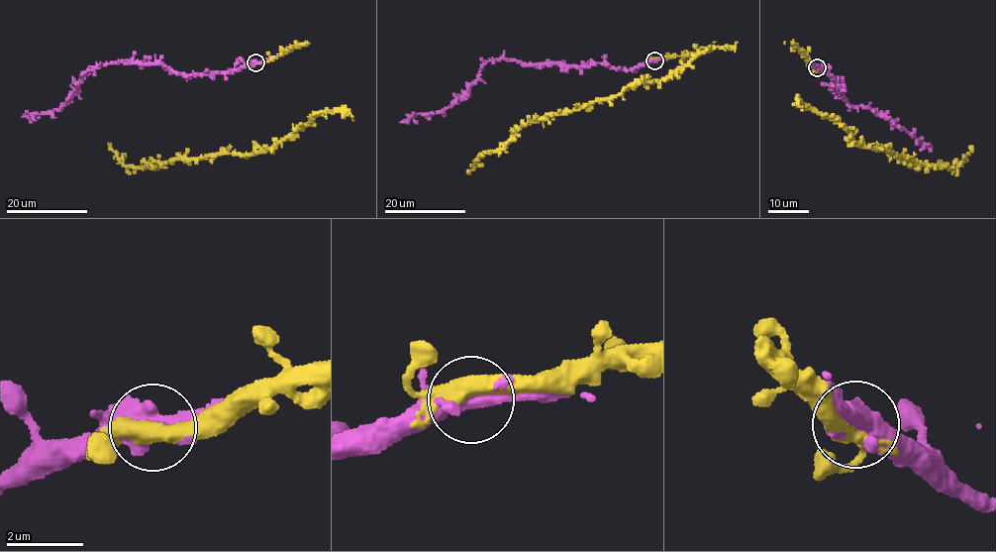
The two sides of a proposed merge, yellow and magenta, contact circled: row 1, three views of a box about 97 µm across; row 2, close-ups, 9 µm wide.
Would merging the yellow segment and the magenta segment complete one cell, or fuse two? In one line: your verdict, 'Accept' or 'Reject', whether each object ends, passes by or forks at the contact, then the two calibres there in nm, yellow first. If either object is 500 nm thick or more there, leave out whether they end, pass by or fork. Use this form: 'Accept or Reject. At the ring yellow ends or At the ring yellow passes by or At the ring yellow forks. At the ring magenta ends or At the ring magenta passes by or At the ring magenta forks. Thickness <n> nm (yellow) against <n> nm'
Accept. At the ring yellow passes by. At the ring magenta forks. Thickness 440 nm (yellow) against 360 nm

